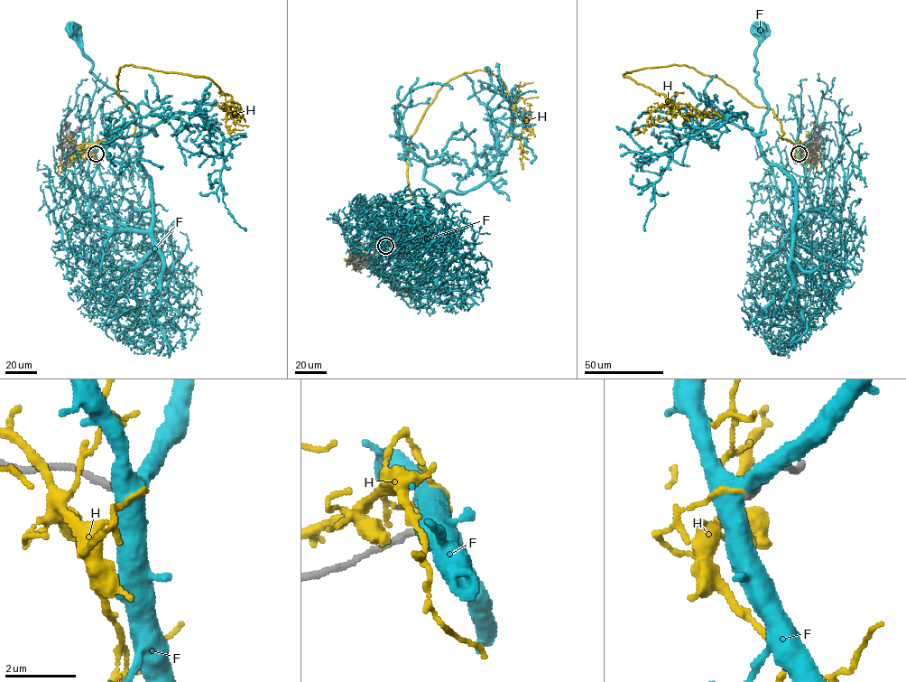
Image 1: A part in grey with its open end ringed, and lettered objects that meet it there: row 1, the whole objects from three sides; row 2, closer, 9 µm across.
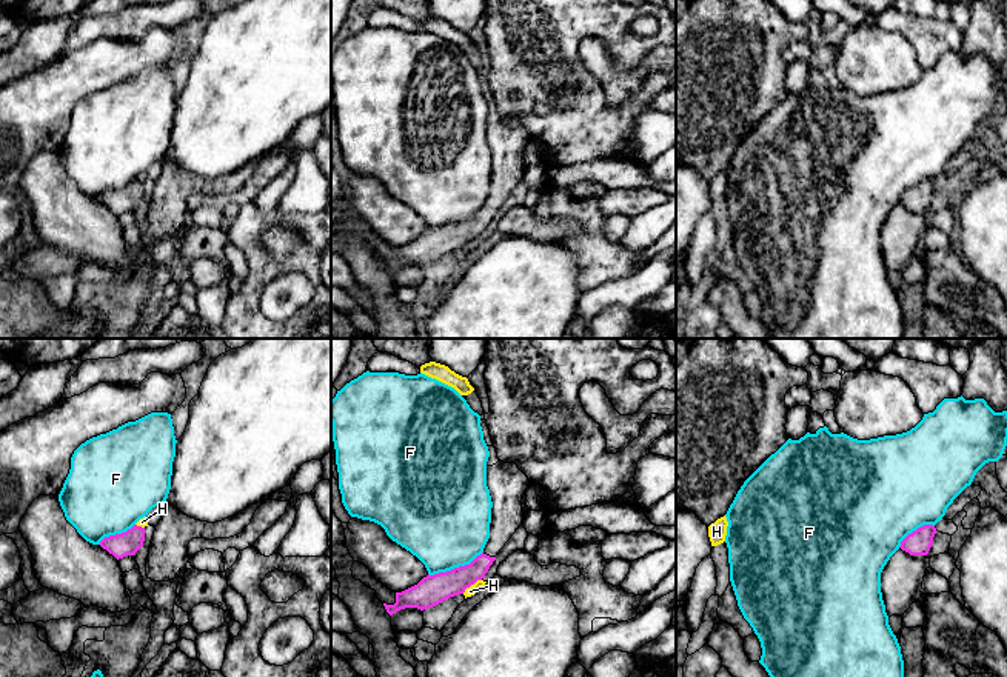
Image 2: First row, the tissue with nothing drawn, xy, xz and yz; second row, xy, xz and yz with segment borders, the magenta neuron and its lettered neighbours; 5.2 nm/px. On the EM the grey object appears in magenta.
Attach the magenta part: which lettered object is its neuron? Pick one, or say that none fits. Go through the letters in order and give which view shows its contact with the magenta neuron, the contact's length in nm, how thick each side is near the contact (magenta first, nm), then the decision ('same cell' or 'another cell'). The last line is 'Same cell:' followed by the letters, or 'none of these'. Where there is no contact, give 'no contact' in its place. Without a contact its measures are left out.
F: meets magenta in xz; contact 320 nm long; 160 nm thick on the magenta side, 460 nm on the other; another cell
H: meets magenta in xz; contact 130 nm long; 160 nm thick on the magenta side, 50 nm on the other; another cell
Same cell: none of these

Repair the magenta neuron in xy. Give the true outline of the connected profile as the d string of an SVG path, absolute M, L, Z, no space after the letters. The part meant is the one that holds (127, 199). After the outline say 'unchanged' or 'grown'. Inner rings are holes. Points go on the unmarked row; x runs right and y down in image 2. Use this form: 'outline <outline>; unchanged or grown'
outline M134 180L126 188L105 192L100 197L100 202L119 215L126 211L135 211L135 208L143 202L143 197L145 183Z; unchanged

